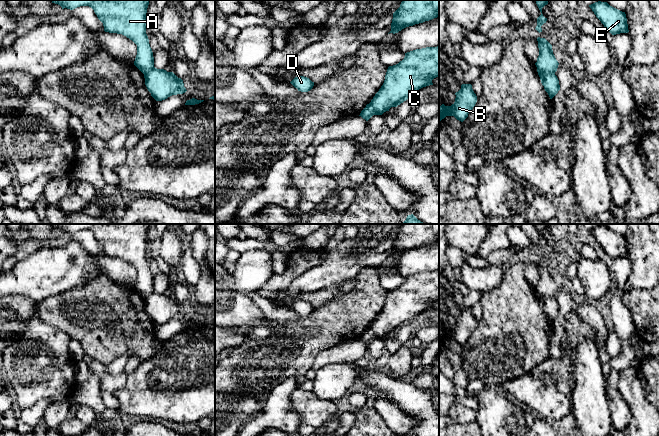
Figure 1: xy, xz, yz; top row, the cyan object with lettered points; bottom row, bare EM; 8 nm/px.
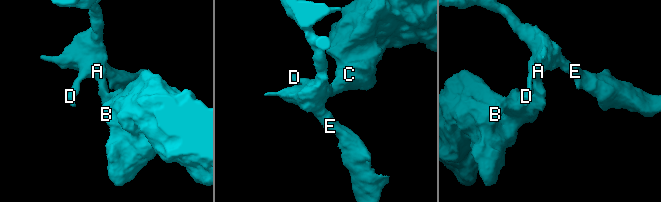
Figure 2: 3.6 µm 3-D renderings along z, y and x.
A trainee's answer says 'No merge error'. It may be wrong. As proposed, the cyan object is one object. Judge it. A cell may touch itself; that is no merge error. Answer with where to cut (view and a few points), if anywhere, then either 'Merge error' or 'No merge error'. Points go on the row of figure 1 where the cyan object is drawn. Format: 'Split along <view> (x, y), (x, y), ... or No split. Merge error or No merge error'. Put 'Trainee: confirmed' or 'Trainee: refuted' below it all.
Split along yz (537, 68), (554, 74). Merge error
Trainee: refuted

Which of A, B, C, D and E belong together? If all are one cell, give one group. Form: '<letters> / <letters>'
A D E / B C

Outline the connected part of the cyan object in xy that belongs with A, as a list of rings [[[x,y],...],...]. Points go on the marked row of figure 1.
[[[51,0],[62,9],[91,7],[103,23],[104,31],[122,34],[137,45],[134,65],[145,75],[154,68],[153,52],[146,34],[150,0]]]

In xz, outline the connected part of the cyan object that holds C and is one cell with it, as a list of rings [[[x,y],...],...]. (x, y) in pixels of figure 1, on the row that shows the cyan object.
[[[439,46],[416,49],[405,53],[402,61],[388,67],[383,85],[370,102],[375,115],[382,115],[391,107],[397,107],[407,99],[412,98],[419,89],[433,85],[432,80],[438,76]]]

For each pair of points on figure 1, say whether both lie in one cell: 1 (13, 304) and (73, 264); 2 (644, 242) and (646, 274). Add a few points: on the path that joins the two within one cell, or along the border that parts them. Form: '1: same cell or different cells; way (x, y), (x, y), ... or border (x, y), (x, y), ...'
1: different cells; border (10, 295), (26, 296), (36, 302)
2: same cell; way (647, 250), (646, 266)

